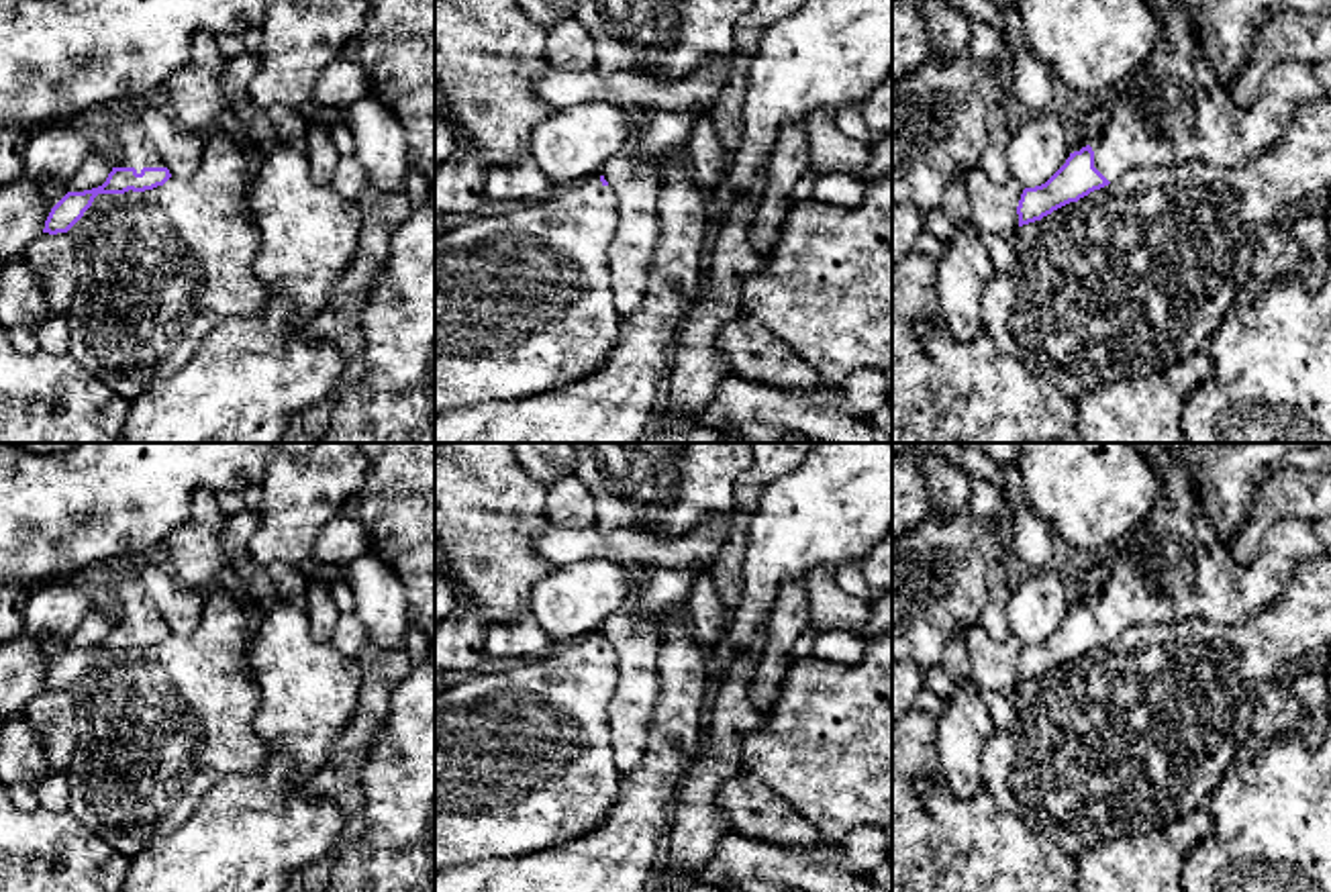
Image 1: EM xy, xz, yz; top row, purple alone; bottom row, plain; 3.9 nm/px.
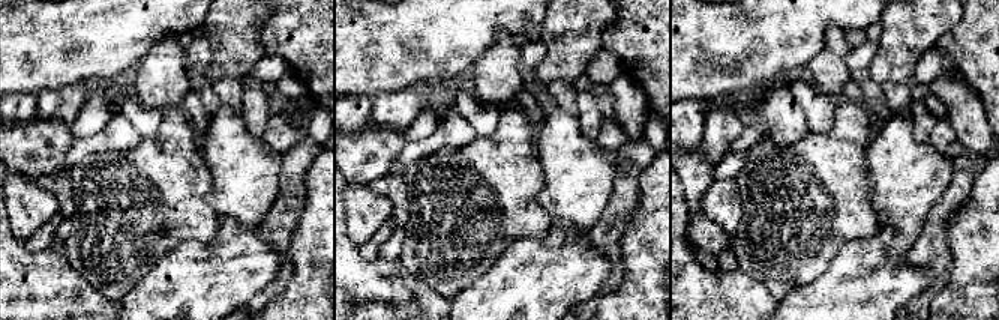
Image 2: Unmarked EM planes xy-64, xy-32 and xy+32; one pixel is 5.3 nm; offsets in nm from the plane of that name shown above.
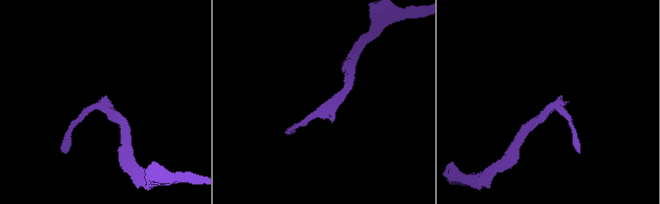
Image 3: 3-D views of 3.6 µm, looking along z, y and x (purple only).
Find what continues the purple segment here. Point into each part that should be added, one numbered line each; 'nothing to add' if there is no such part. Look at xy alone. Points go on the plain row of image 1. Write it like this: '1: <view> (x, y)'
1: xy (131, 605)

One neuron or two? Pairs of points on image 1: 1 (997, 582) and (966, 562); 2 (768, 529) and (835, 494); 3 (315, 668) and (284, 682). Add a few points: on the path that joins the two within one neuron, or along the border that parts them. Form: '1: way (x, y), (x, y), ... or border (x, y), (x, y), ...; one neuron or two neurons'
1: border (1003, 562), (987, 574), (987, 599), (976, 621); two neurons
2: way (784, 529), (793, 529), (805, 517), (819, 511); one neuron
3: way (307, 676), (301, 682), (292, 682); one neuron

